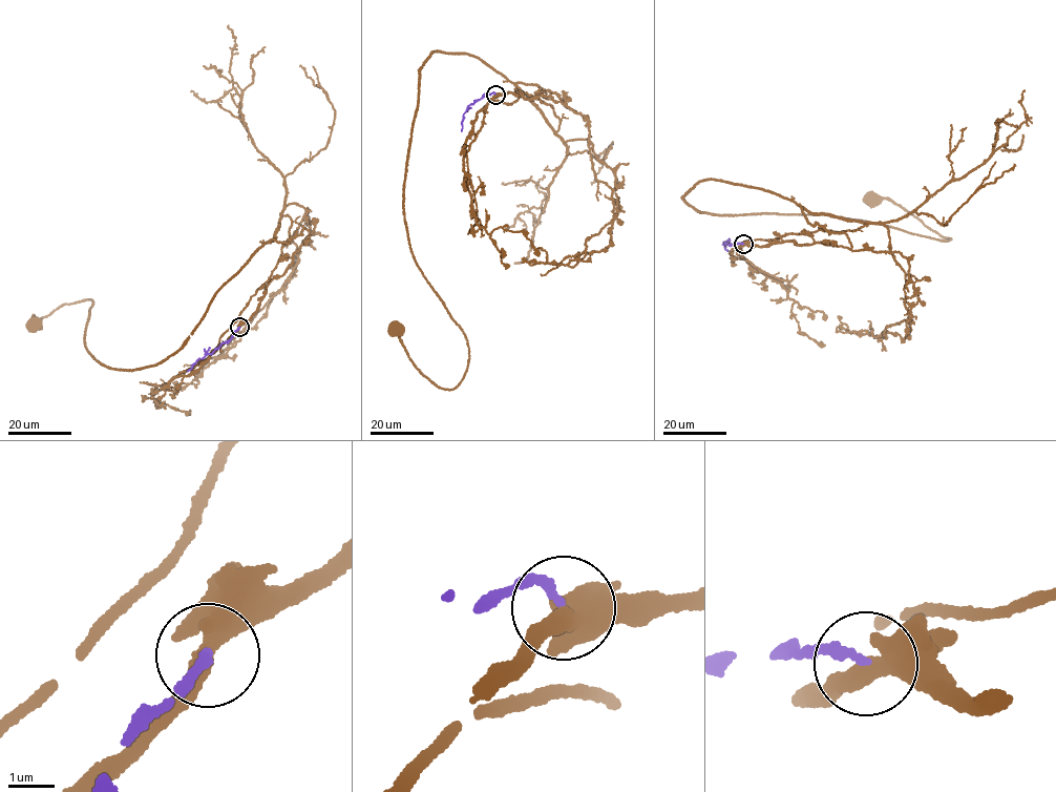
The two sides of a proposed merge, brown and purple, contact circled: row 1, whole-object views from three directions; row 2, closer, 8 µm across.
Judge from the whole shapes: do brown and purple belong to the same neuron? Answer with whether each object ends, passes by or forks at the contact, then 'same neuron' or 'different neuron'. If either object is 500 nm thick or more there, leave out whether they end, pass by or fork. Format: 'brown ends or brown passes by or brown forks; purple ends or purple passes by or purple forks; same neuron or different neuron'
brown passes by; purple ends; different neuron

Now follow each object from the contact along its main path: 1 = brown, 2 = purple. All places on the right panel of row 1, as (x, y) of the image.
1: (743, 244), (851, 247), (762, 189), (711, 179), (683, 196), (701, 212), (841, 216), (950, 238), (870, 199)
2: (743, 244), (723, 242), (727, 250)

